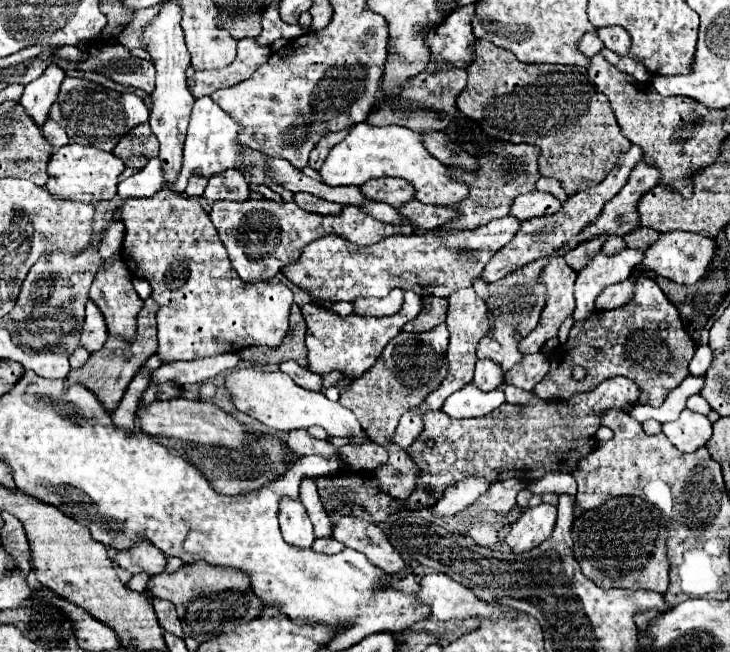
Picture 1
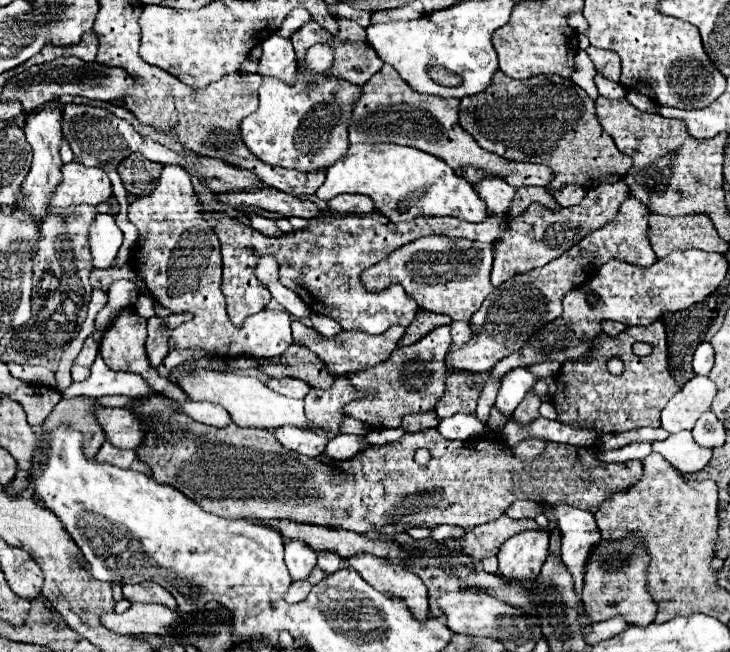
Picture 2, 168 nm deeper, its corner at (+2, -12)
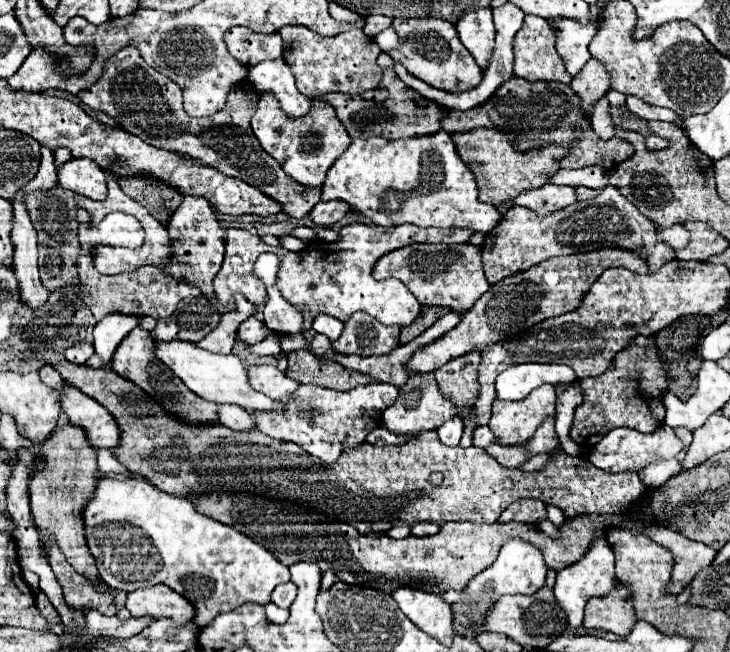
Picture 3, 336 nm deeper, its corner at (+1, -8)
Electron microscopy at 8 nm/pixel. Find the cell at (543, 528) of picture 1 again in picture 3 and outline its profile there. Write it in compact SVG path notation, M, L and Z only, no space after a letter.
M513 538L509 540L497 560L491 564L491 568L487 568L485 572L477 574L467 590L463 592L461 600L457 600L451 610L453 610L453 628L455 628L455 634L461 634L461 636L479 636L485 632L483 628L483 616L487 616L487 608L491 608L491 604L495 604L495 600L499 600L497 596L503 596L503 594L535 594L539 588L543 588L545 584L545 574L547 574L547 566L543 562L543 556L541 552L521 540L521 538Z

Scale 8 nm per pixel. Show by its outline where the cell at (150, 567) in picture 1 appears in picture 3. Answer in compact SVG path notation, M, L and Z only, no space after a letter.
M161 584L127 594L125 606L135 618L139 616L149 616L153 620L171 618L177 626L185 626L195 616L195 608L187 598Z

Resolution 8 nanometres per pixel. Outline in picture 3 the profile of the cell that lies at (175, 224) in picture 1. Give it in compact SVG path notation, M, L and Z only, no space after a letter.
M185 196L181 206L171 216L167 230L173 240L173 260L171 266L167 266L165 274L185 284L193 284L201 288L203 296L207 296L209 300L217 300L213 292L213 278L219 272L225 254L225 228L219 224L211 204L199 196Z

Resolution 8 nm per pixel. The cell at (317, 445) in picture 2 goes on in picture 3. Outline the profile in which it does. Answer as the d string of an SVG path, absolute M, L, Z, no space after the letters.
M383 382L357 386L349 392L337 392L337 390L327 390L327 388L309 384L309 386L299 386L291 400L277 402L279 408L273 408L273 412L249 412L249 414L255 416L257 428L261 432L265 432L267 436L277 438L277 440L285 440L285 442L295 442L305 452L317 456L321 462L331 464L341 456L341 452L345 448L355 448L355 446L361 446L365 442L367 434L381 424L383 410L387 410L395 402L395 398L397 398L397 388L391 384L383 384Z

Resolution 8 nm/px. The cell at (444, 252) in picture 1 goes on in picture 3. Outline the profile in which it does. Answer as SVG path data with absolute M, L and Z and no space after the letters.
M409 244L381 256L373 266L373 278L397 278L423 306L447 306L455 312L471 310L473 304L489 290L481 266L481 248L473 244Z

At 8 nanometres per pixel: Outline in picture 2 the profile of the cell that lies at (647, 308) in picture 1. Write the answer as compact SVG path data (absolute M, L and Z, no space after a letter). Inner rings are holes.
M654 320L648 326L628 326L616 338L608 334L598 334L592 340L592 350L586 358L568 360L560 374L556 376L556 394L552 404L558 412L558 420L566 424L580 424L588 428L598 428L606 432L626 432L642 426L660 426L660 412L668 400L680 390L676 378L670 374L668 366L668 344L666 328L662 320ZM634 342L650 342L654 346L652 354L636 356L632 352ZM608 358L620 358L624 362L624 372L614 376L608 372Z

